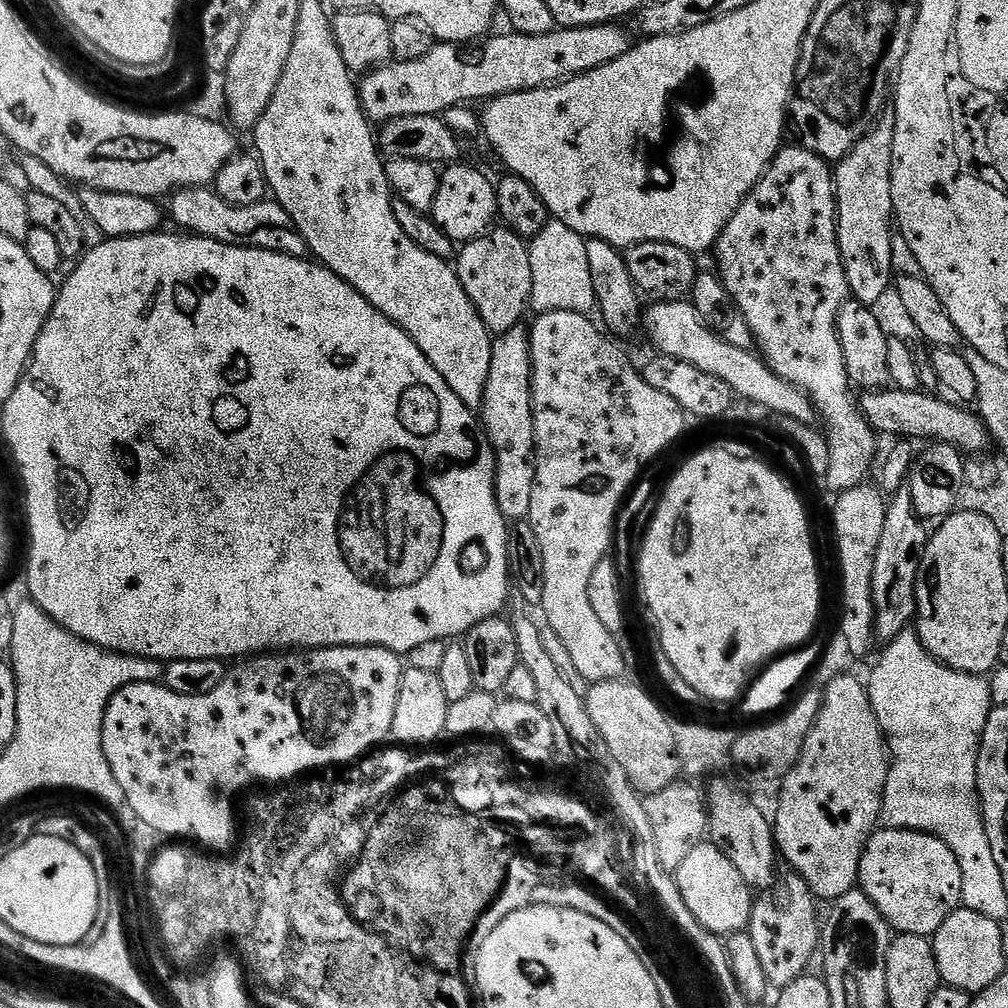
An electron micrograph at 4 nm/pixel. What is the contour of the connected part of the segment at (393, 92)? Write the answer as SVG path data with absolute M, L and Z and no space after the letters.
M616 22L595 24L585 28L557 27L555 31L537 37L512 30L508 32L509 36L489 35L487 38L466 44L436 42L433 43L430 54L426 54L426 58L418 58L414 62L389 62L383 68L374 68L367 73L358 84L360 105L369 120L383 126L390 120L407 116L440 116L447 114L452 108L475 105L475 100L487 102L506 94L547 88L573 76L598 70L598 66L606 66L606 62L622 58L622 54L626 54L634 47L634 40L628 37L626 29L620 27L624 26Z

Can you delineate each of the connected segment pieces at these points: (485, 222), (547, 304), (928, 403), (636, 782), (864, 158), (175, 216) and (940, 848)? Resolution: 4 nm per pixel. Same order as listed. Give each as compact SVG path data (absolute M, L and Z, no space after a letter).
M453 162L439 173L440 185L430 211L433 222L460 246L486 234L498 220L498 198L494 180L464 163Z
M549 219L546 226L528 244L530 274L532 275L531 307L537 313L554 310L591 313L597 307L589 259L586 258L587 239L579 236L560 220Z
M872 390L859 397L858 407L863 412L864 419L867 420L873 433L885 432L888 436L896 436L892 438L925 436L925 441L953 444L964 454L980 454L980 451L990 444L984 421L975 411L965 410L939 395L936 396L927 396L924 390L915 392Z
M623 679L607 680L589 687L586 703L590 719L594 721L594 726L598 726L598 734L602 734L606 746L610 746L610 754L614 754L614 759L621 764L622 770L626 770L626 778L630 778L637 792L649 794L666 790L677 783L682 772L682 756L675 744L673 721L664 717L663 710L638 685L624 683Z
M885 110L880 113L873 128L868 129L868 133L850 150L848 156L844 156L835 165L834 183L836 185L836 237L838 238L838 250L842 254L842 266L846 270L846 282L851 299L859 304L871 306L882 294L891 289L894 284L894 271L891 266L891 240L894 235L894 213L892 210L892 159L894 158L894 122L896 113L892 110Z
M211 187L182 188L179 192L171 193L166 204L166 212L178 227L184 228L185 233L194 236L207 236L235 248L257 248L281 252L287 256L301 258L309 255L308 243L302 238L297 228L293 228L292 220L282 210L282 206L271 198L266 198L254 206L230 206L222 202L222 198Z
M881 827L872 833L868 839L868 845L860 859L859 891L864 892L878 906L882 918L897 933L906 935L920 935L933 937L936 931L961 907L964 899L964 887L962 886L962 866L958 866L958 858L946 842L942 842L937 836L931 836L925 832L915 832L905 828Z

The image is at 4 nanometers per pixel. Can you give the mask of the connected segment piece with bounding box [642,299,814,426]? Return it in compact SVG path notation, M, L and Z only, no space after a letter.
M687 299L656 302L651 307L649 312L647 309L643 313L642 328L643 331L648 331L648 336L659 355L681 360L690 366L698 366L702 374L722 378L722 382L730 386L735 396L766 410L776 409L783 412L786 418L790 418L797 425L808 426L813 423L812 401L803 392L774 375L763 359L753 351L744 351L728 345L719 334L704 325L696 313L695 306Z

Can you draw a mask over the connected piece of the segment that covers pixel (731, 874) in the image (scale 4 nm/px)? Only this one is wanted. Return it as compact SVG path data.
M701 842L690 851L682 866L678 866L674 879L686 906L690 906L690 914L698 918L706 930L716 933L721 938L727 938L734 932L743 932L750 922L752 905L754 903L753 889L738 874L734 862L726 858L711 842Z

